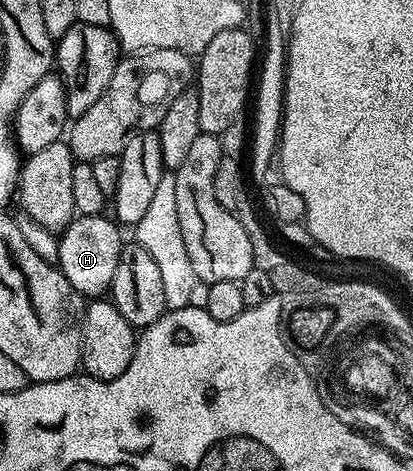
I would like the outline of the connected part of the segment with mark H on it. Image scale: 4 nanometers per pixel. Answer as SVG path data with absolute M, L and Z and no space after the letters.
M76 215L70 226L58 237L59 271L69 278L69 286L77 290L84 298L99 298L110 293L113 273L117 270L117 258L125 243L120 225L110 215Z

